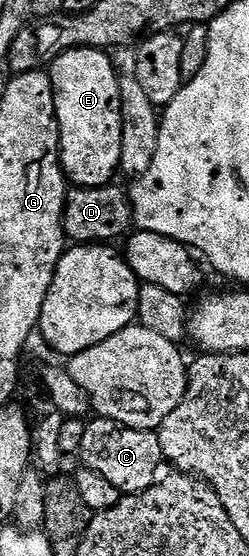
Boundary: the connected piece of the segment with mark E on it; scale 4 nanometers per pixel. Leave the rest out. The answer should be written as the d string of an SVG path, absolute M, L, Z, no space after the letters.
M70 48L65 54L61 54L50 65L49 75L53 86L53 98L55 99L55 117L59 123L59 161L63 167L63 174L68 181L77 188L100 188L112 183L119 172L121 162L121 134L123 133L123 107L121 106L121 86L119 85L120 73L115 73L115 64L110 60L108 53L101 48Z

